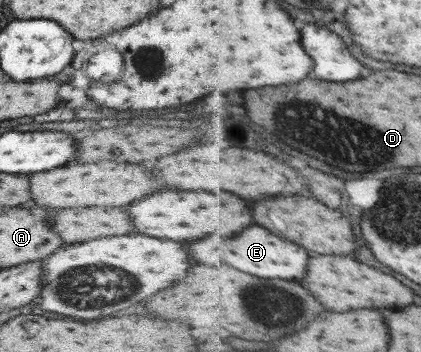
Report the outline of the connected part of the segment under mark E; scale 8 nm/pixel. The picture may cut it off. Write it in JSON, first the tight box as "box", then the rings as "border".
{"box":[186,225,306,279],"border":[[[258,225],[248,227],[244,233],[238,233],[236,237],[230,237],[230,239],[206,235],[202,239],[188,243],[186,253],[194,263],[204,263],[204,265],[228,263],[244,273],[258,275],[264,279],[294,279],[294,277],[304,277],[306,273],[306,249],[290,241],[284,241],[278,235],[272,235],[268,229]]]}

